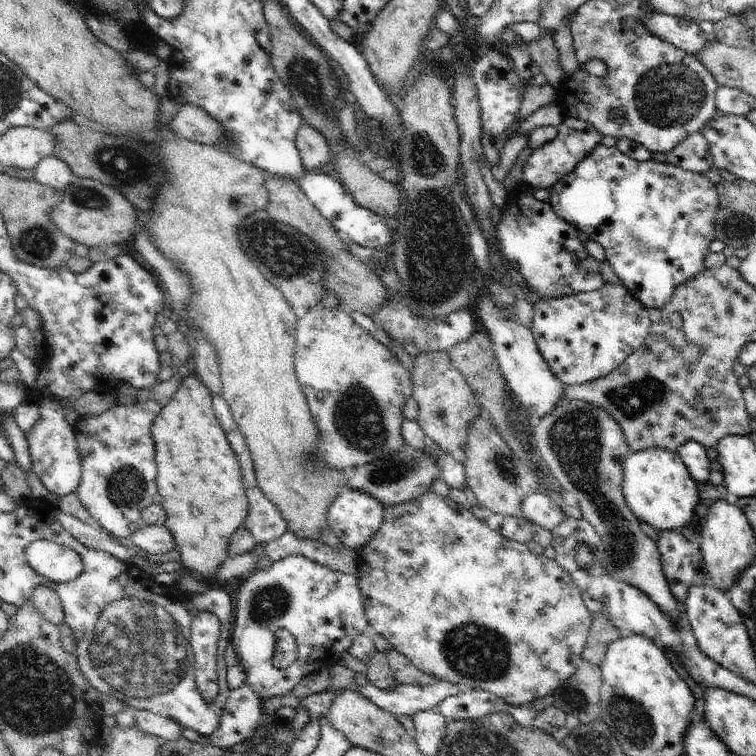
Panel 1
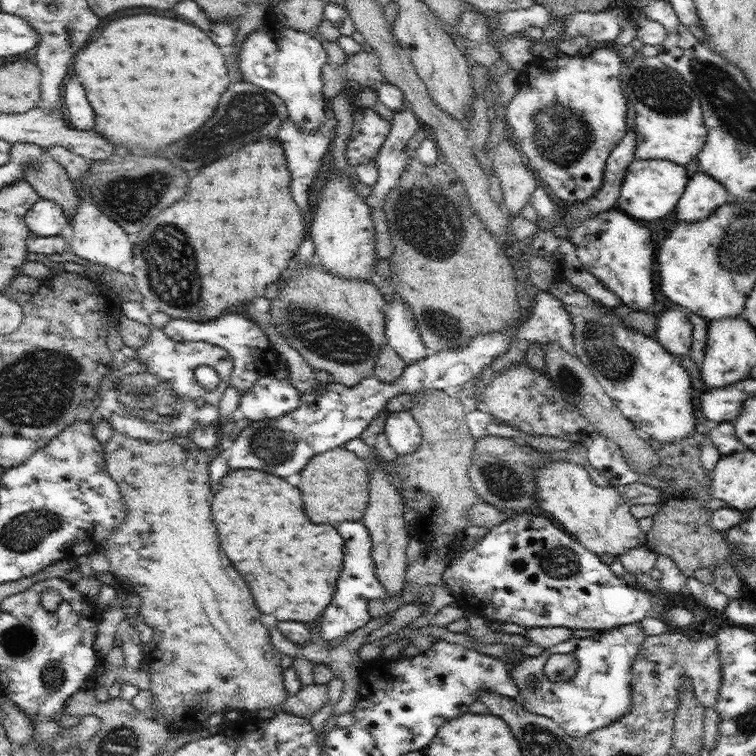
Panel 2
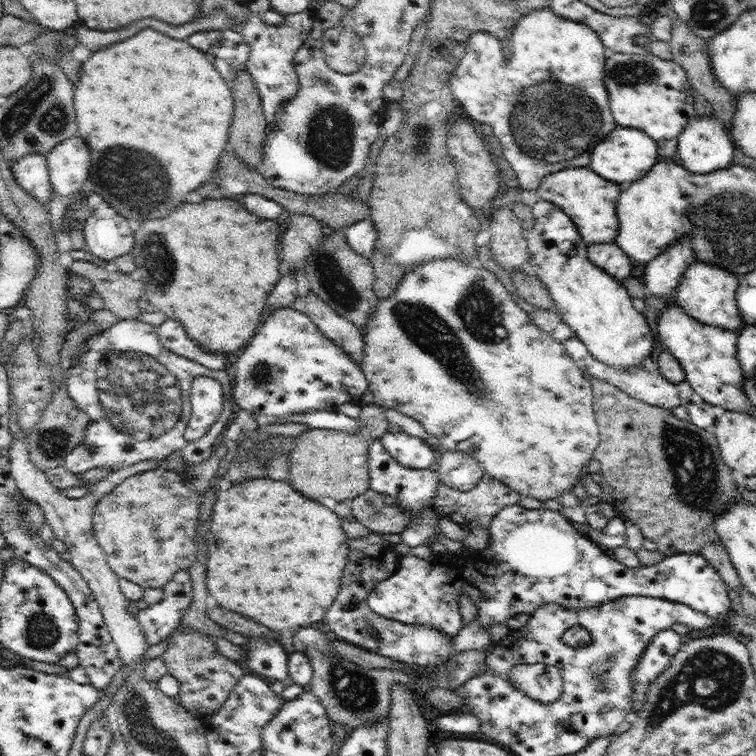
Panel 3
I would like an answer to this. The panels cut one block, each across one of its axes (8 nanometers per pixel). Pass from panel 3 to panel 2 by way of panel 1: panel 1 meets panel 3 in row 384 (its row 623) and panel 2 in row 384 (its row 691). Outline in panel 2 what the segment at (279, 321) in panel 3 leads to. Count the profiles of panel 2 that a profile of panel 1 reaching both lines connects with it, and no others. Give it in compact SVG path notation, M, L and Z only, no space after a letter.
M269 372L242 393L239 416L250 421L278 418L300 406L300 394L288 377L277 378Z

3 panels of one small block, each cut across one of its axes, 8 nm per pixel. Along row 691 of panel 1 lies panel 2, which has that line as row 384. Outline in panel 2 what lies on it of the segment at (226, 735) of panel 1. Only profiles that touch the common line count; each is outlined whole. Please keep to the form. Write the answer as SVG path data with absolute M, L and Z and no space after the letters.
M227 313L210 321L194 319L170 319L164 326L163 331L174 341L204 341L224 348L234 361L232 370L231 385L240 391L240 396L244 391L252 388L254 383L269 373L268 363L264 358L264 353L269 346L268 340L263 336L261 328L255 321L245 321L242 315Z

